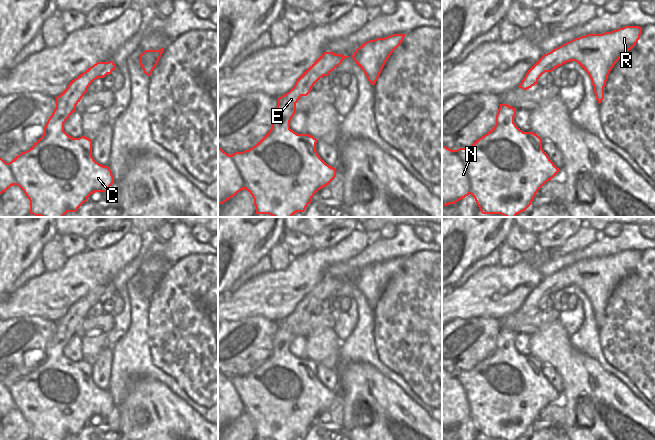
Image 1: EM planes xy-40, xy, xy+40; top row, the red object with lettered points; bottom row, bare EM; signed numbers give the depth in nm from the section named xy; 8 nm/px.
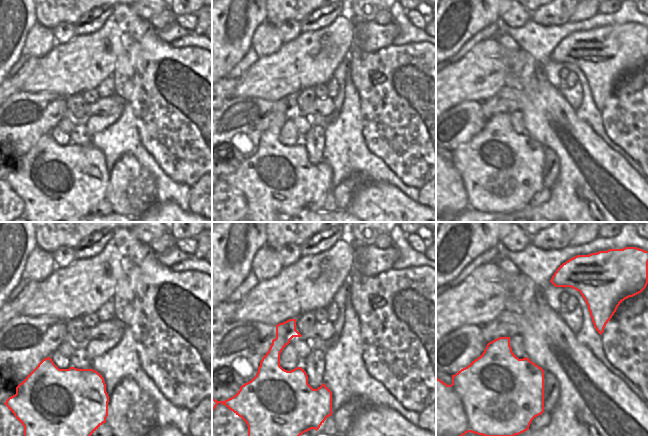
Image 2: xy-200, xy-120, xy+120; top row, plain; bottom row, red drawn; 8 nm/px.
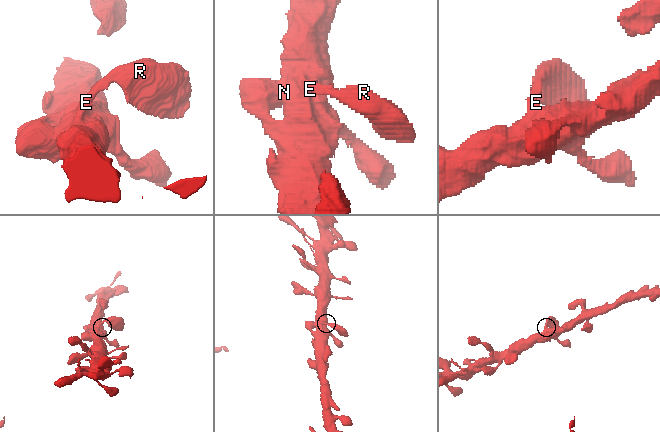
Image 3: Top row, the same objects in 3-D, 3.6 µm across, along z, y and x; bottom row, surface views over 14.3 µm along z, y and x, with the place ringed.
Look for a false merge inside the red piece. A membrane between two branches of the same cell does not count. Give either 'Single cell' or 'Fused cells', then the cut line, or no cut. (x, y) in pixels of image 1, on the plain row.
Single cell. No split.

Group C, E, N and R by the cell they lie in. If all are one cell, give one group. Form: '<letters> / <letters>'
C E N R

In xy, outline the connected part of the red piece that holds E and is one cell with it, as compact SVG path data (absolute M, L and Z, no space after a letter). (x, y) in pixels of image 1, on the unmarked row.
M324 276L296 305L294 311L284 318L283 320L278 322L278 329L274 335L274 339L272 341L272 351L270 355L252 372L249 374L245 374L243 376L235 376L232 379L227 378L224 374L218 371L218 429L223 428L236 418L238 418L241 414L246 413L254 423L254 429L256 431L256 438L269 438L271 440L292 440L297 436L304 436L306 431L312 426L312 421L323 411L330 408L334 402L336 401L336 392L329 390L317 377L316 375L316 367L317 363L309 358L297 358L293 354L290 353L290 345L294 338L296 337L296 327L300 323L301 320L307 320L312 311L323 301L328 300L336 291L338 291L345 282L349 280L343 280L341 278L335 278L333 276Z

